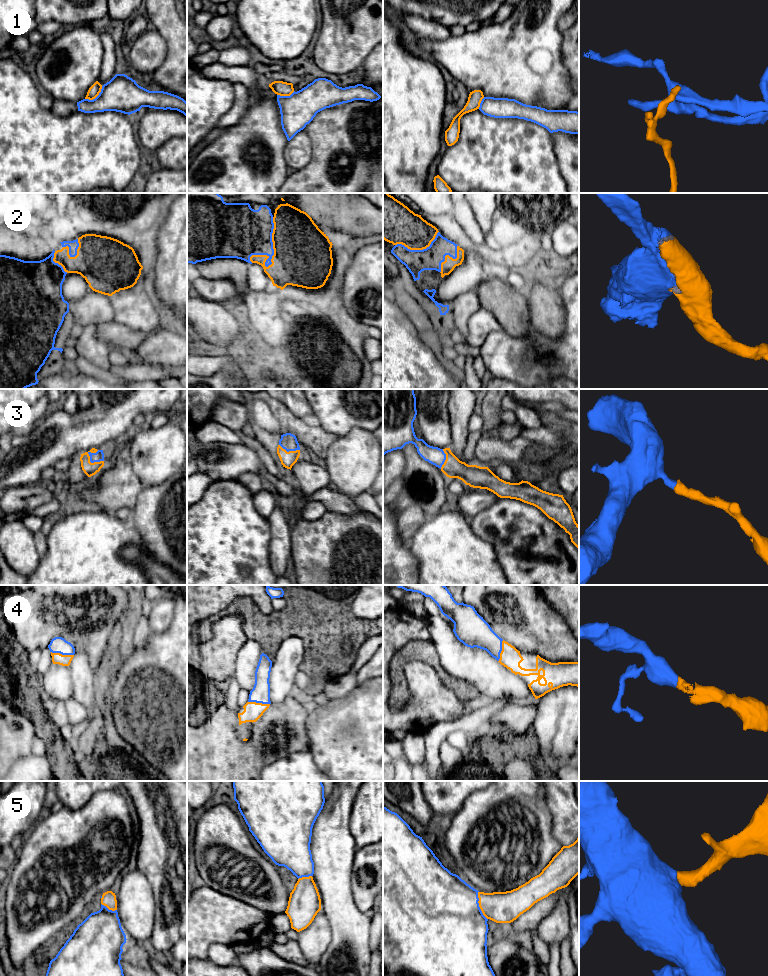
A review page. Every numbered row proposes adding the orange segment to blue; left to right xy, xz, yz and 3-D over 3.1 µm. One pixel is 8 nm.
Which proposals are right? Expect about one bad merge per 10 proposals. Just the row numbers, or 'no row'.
2, 3, 4, 5

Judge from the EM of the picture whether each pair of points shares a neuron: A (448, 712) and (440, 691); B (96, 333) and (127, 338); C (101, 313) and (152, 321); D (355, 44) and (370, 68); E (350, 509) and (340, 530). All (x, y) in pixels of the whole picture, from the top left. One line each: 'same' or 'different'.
A: same
B: same
C: different
D: different
E: different

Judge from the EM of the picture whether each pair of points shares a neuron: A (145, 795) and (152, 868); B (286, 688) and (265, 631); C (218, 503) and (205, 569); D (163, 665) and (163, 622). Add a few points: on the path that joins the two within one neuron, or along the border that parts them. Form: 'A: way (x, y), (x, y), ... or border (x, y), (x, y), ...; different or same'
A: way (152, 813), (152, 850); same
B: border (288, 637), (281, 642), (272, 662); different
C: way (218, 519), (218, 534), (205, 547), (205, 553); same
D: border (174, 610), (171, 624), (164, 631), (152, 633); different

